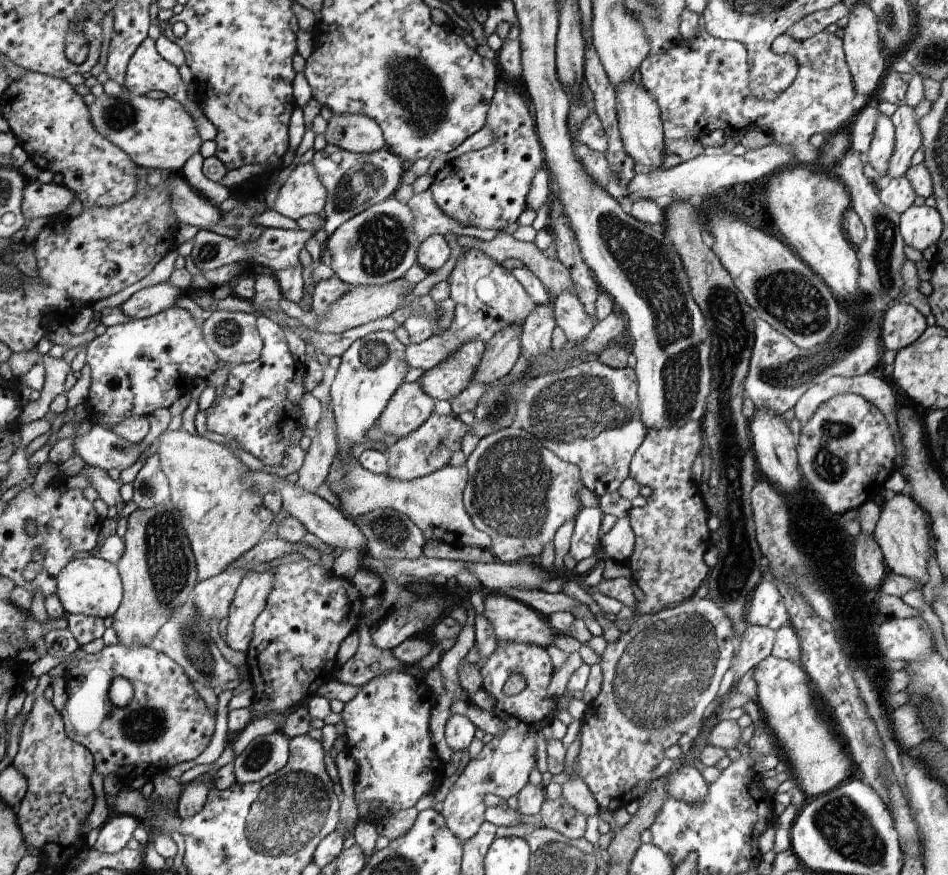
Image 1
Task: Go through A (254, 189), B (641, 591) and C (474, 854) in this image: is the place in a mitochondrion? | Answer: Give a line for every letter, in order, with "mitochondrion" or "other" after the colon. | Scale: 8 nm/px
A: other
B: other
C: other

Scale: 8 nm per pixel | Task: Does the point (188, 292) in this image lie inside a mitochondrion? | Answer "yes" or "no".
no

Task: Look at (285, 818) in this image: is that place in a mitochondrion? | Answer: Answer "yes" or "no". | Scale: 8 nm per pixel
yes

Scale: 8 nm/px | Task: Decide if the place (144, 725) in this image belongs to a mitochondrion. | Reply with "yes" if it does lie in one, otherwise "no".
yes

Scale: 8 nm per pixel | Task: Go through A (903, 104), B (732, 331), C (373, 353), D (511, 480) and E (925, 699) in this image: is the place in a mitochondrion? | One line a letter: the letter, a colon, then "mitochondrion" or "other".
A: other
B: mitochondrion
C: mitochondrion
D: mitochondrion
E: mitochondrion

